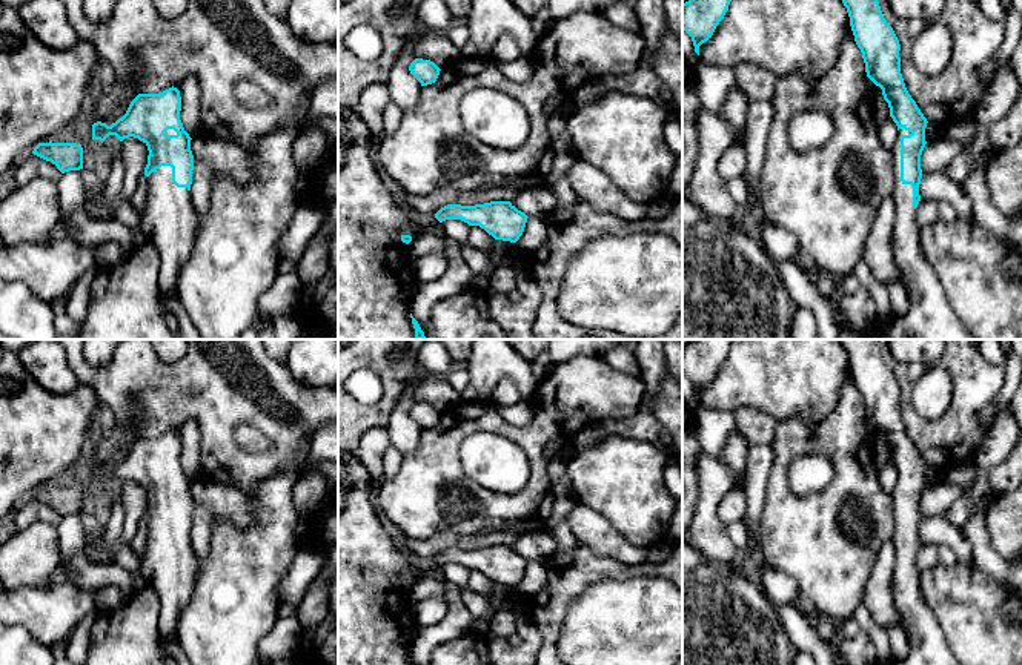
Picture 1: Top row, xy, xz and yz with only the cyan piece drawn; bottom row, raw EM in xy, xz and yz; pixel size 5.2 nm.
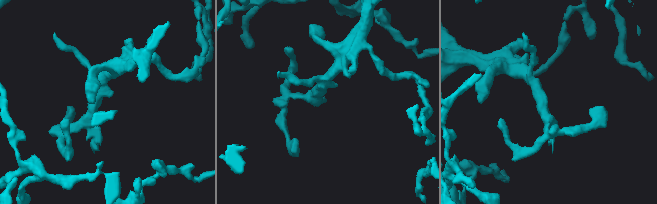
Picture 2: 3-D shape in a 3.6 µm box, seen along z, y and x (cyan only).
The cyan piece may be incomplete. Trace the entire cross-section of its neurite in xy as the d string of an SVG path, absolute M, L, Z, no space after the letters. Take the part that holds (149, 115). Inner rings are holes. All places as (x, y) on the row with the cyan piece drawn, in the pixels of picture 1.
M177 88L160 94L138 94L126 114L108 126L92 124L92 140L101 143L115 135L120 141L134 137L148 146L146 206L140 212L140 230L160 255L158 290L163 315L172 332L178 319L166 303L166 295L177 289L181 267L192 253L197 212L191 203L194 155L191 137L180 120L181 97Z

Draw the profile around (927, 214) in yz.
M921 200L916 207L916 221L917 221L919 227L933 224L937 220L939 220L937 203L928 201L928 200Z

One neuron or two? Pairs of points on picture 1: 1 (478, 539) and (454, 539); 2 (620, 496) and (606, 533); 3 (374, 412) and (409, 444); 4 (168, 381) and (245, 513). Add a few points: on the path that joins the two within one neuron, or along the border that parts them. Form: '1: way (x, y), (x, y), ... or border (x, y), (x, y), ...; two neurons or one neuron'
1: way (472, 541), (460, 541); one neuron
2: border (580, 502), (598, 510), (638, 545); two neurons
3: border (397, 406), (384, 427); two neurons
4: border (203, 475), (232, 484), (246, 496); two neurons

